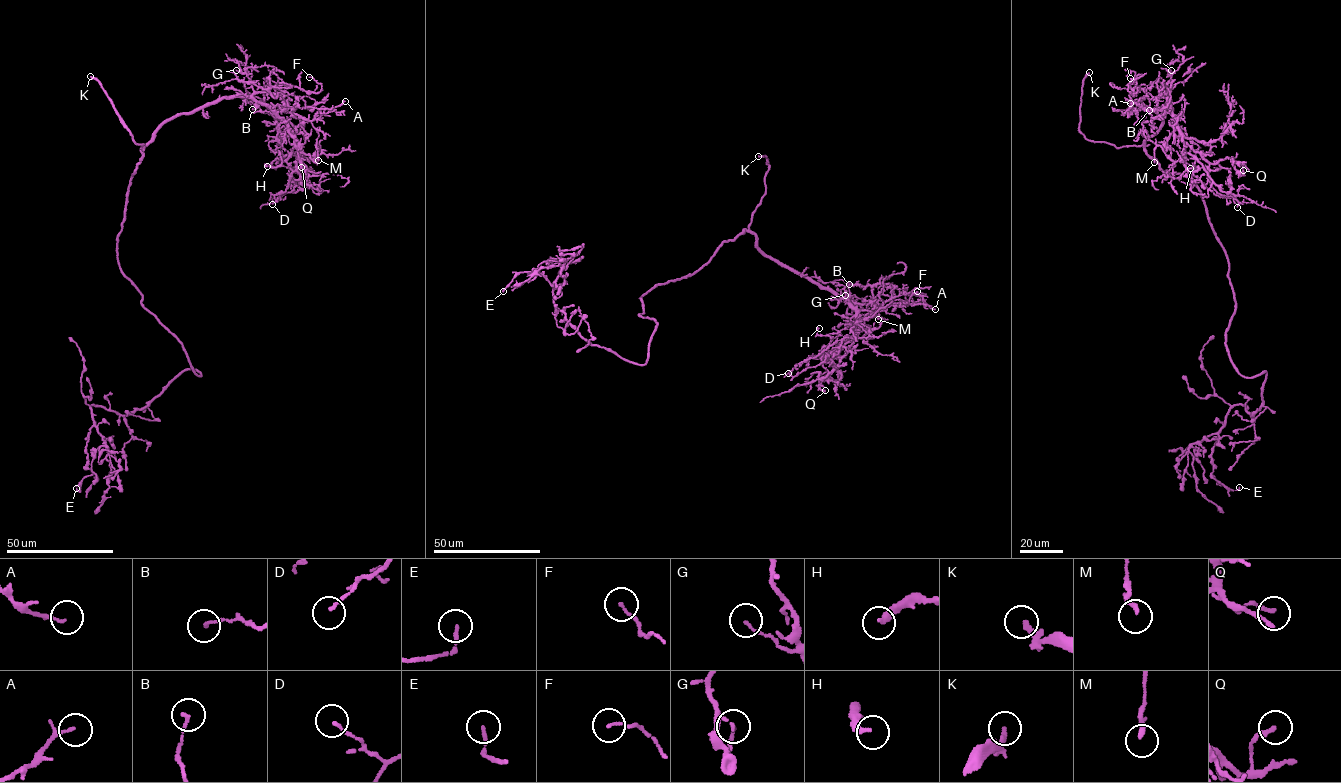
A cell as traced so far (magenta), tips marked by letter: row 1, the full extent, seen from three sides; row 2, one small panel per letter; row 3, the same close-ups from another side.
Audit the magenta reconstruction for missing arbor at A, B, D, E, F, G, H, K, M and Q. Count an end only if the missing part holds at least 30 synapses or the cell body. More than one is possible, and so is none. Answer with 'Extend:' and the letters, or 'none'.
Extend: K

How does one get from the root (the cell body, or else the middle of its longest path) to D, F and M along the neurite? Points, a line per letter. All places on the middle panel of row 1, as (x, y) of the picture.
D: (653, 288), (750, 231), (765, 255), (845, 297), (859, 321), (824, 361), (788, 373)
F: (653, 288), (694, 273), (745, 229), (765, 255), (855, 303), (871, 303), (878, 283), (924, 295), (917, 291)
M: (653, 288), (694, 273), (745, 229), (765, 255), (847, 298), (859, 321), (855, 337), (880, 326), (878, 319)

